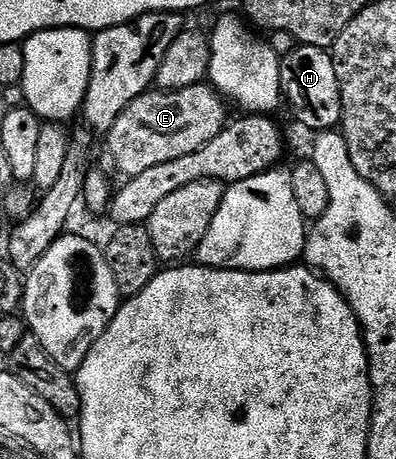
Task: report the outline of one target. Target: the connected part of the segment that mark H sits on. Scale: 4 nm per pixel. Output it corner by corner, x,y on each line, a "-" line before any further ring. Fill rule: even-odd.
295,46
292,53
281,56
280,81
284,103
294,110
294,115
310,133
333,131
342,121
340,81
336,81
333,54
325,47

